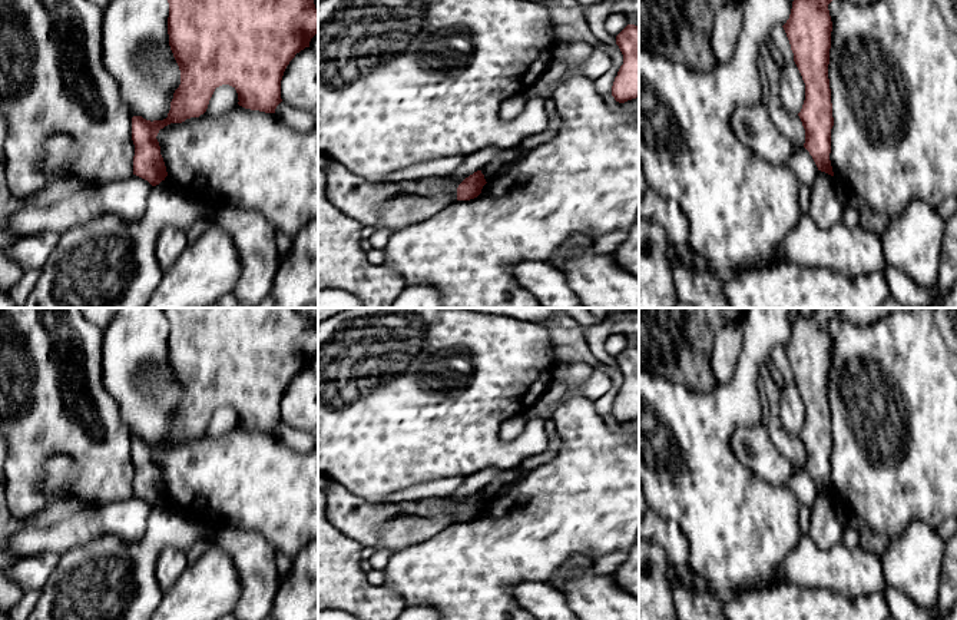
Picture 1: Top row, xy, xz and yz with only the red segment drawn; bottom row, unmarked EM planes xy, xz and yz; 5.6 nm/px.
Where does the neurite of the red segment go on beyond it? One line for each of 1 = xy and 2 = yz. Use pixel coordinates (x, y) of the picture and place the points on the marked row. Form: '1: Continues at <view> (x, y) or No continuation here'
1: No continuation here
2: No continuation here

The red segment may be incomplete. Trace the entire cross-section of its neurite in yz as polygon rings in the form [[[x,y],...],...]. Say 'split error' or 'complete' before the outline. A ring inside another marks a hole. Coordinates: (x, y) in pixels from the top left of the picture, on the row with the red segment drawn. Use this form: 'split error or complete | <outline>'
complete | [[[794,0],[789,19],[782,26],[794,53],[794,62],[805,83],[805,100],[798,113],[805,129],[804,147],[812,156],[818,170],[834,176],[831,153],[831,129],[834,126],[831,89],[828,79],[832,21],[828,4],[832,0]]]

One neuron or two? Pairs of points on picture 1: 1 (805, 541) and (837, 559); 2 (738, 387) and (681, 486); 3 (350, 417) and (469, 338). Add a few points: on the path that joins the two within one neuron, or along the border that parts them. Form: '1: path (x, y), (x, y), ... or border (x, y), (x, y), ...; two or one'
1: path (811, 550), (820, 559), (828, 559); one
2: path (721, 411), (698, 434), (698, 461); one
3: path (393, 417), (443, 417), (479, 381); one

